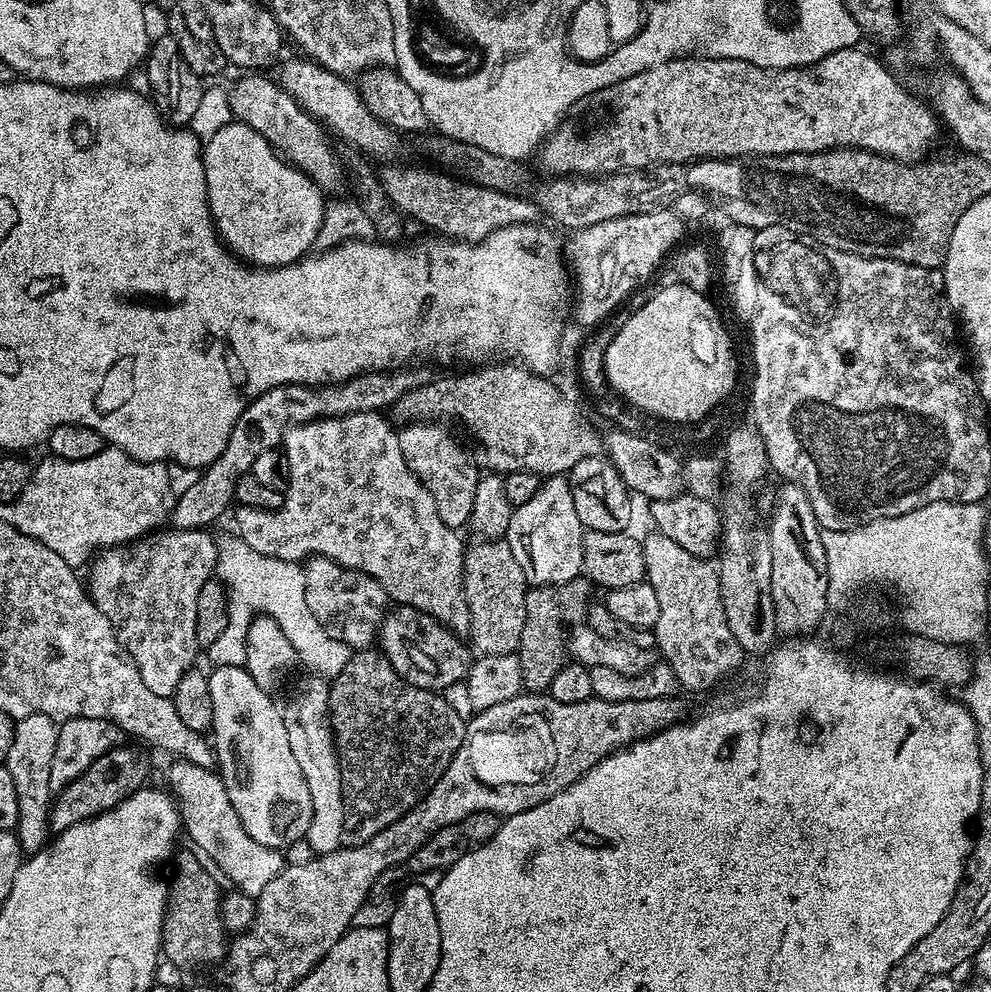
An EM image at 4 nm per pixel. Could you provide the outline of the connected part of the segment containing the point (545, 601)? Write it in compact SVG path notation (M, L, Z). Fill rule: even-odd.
M587 578L551 584L545 588L529 587L526 594L526 626L522 626L518 649L522 662L522 682L529 693L547 693L548 687L554 682L554 674L558 674L558 670L566 663L566 629L579 625L587 617L593 599L592 591L594 585Z

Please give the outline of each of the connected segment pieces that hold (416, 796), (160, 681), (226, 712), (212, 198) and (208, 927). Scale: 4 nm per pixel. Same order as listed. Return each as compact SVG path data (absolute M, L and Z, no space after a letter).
M380 650L372 651L353 651L352 656L346 662L346 666L342 666L342 670L331 681L328 689L328 719L332 735L338 745L340 773L342 774L344 821L342 822L342 838L340 839L340 843L350 848L370 842L370 838L374 838L374 834L386 830L386 826L390 826L398 818L402 818L402 814L406 814L418 801L424 799L426 793L434 786L434 782L438 782L438 778L446 770L446 766L450 766L454 754L462 746L466 731L466 720L454 712L451 705L444 700L443 695L435 692L427 692L425 688L419 688L410 682L406 682L397 674L394 666L390 666L390 662Z
M172 528L161 536L149 535L140 538L131 546L111 546L95 553L91 561L92 569L86 576L86 588L92 600L106 614L116 631L116 637L138 666L142 682L159 696L172 697L178 682L197 662L195 624L198 622L198 593L202 586L213 579L216 571L217 541L211 540L207 531L198 528Z
M218 665L207 673L210 688L210 702L213 704L211 734L216 735L215 743L232 744L232 756L221 755L218 760L218 773L223 778L226 794L230 794L230 803L242 818L246 834L270 849L285 850L291 844L305 839L312 821L310 790L306 778L302 778L302 769L290 750L290 728L286 716L276 709L272 696L251 677L247 669L238 665Z
M231 122L222 125L220 129L210 138L205 139L202 144L202 155L204 157L204 174L206 176L206 194L208 195L208 205L212 221L216 223L216 231L220 234L220 239L226 245L229 252L241 261L258 268L277 268L281 264L292 264L313 251L316 239L318 238L319 227L322 226L326 196L322 189L315 184L308 176L305 176L299 168L288 163L283 159L279 152L273 148L258 130L254 130L249 124Z
M195 851L179 852L174 856L176 869L172 872L172 884L170 880L167 885L168 904L164 907L160 939L163 959L181 970L196 968L199 964L219 965L226 955L226 931L220 915L222 890L207 876Z

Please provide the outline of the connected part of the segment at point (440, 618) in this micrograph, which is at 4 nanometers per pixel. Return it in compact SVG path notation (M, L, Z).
M379 411L358 412L306 422L305 424L295 424L288 429L288 432L284 435L282 451L286 454L292 481L282 506L274 510L237 507L235 509L237 528L235 528L235 531L240 539L246 542L246 546L250 546L253 550L258 550L258 554L266 554L270 558L304 562L310 556L325 556L334 562L338 562L343 568L353 568L359 572L364 572L367 576L373 576L375 580L380 581L384 591L397 605L409 604L412 608L430 614L440 624L445 624L446 627L451 628L453 632L457 634L467 633L470 626L470 614L464 597L465 541L460 541L461 533L457 529L446 526L446 522L442 522L442 518L438 518L438 506L434 506L434 498L430 498L430 490L426 490L426 486L421 484L420 479L412 473L412 469L409 468L406 458L402 454L397 429L395 427L392 429L382 417L384 416Z

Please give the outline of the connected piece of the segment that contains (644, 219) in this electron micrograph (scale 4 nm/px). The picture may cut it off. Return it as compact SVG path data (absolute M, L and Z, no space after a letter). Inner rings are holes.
M657 210L610 218L589 228L573 231L572 241L566 244L566 256L574 277L574 312L576 308L577 318L591 326L607 320L643 285L640 284L643 280L651 278L652 271L654 276L665 263L669 253L681 243L679 240L684 228L685 221L675 211Z

